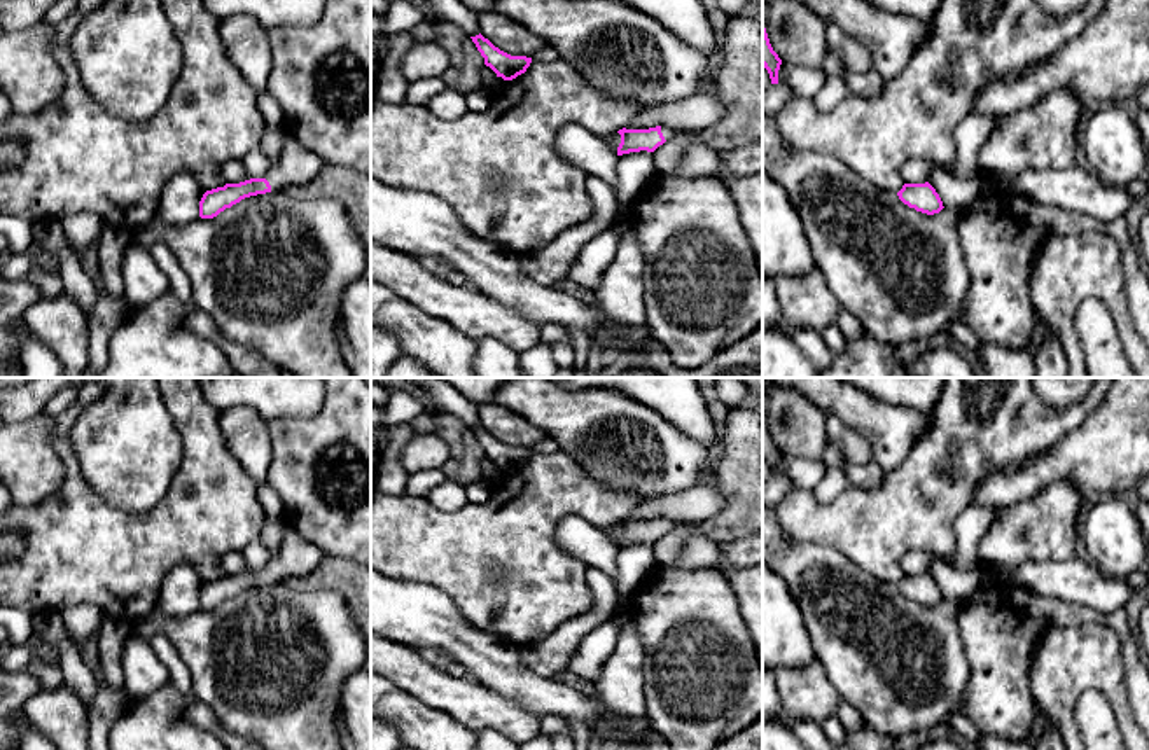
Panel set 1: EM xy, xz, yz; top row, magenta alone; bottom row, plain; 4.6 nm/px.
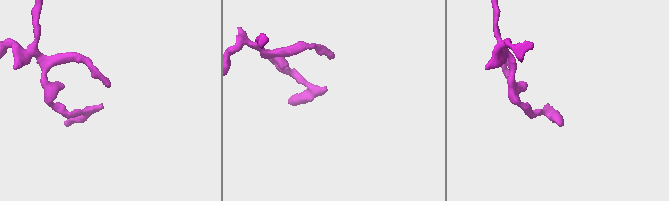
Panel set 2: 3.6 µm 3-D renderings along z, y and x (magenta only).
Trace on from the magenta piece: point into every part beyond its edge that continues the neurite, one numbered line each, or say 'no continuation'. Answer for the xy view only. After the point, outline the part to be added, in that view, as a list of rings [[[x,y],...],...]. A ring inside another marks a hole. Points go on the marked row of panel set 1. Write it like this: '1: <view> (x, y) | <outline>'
1: xy (296, 165) | [[[285,136],[280,157],[264,178],[269,182],[271,192],[275,192],[289,185],[308,185],[324,166],[320,156],[297,140]]]

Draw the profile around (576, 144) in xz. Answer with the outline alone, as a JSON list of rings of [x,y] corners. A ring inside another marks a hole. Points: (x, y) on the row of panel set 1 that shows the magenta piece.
[[[567,122],[556,135],[554,145],[563,159],[616,189],[619,156],[603,136],[591,133],[577,122]]]

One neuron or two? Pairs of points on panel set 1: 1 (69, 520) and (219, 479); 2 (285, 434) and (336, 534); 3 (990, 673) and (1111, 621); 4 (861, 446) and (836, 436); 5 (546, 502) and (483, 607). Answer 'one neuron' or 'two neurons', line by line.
1: one neuron
2: one neuron
3: one neuron
4: one neuron
5: one neuron

